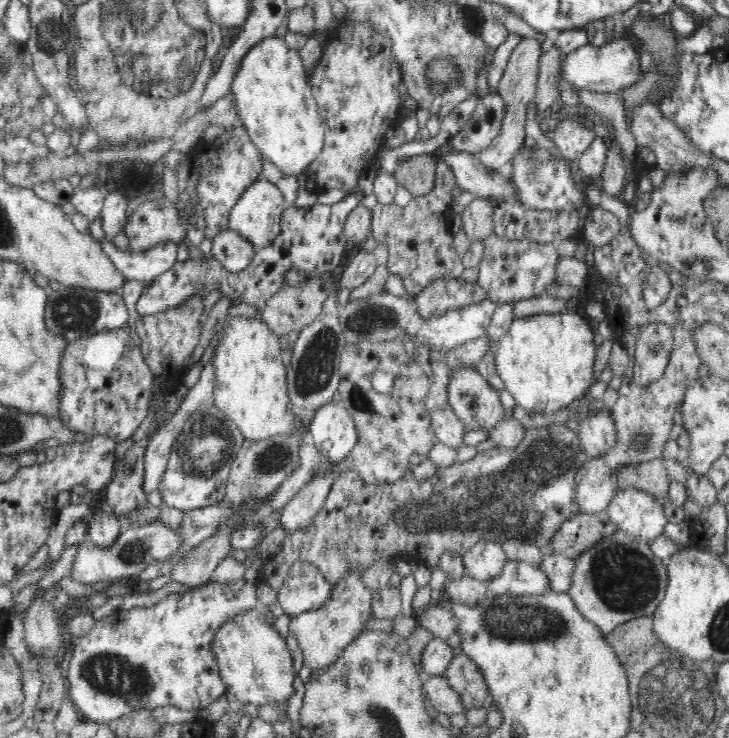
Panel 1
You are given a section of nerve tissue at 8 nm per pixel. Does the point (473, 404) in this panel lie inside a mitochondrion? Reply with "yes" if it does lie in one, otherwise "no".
no

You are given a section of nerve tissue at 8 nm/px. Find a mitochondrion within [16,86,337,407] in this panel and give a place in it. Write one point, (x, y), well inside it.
(73, 312)

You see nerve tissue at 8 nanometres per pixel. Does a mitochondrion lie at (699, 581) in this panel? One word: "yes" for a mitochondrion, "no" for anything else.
no

